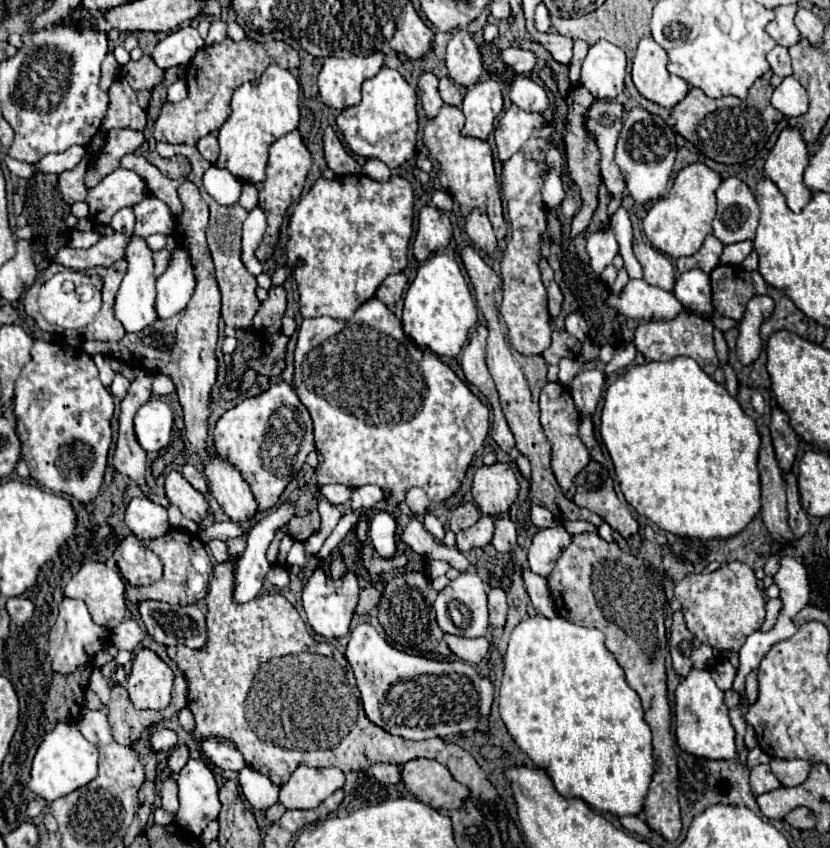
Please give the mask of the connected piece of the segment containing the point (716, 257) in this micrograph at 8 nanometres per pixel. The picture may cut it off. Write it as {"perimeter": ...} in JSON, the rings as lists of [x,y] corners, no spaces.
{"perimeter":[[[708,236],[696,254],[678,258],[676,268],[678,268],[678,272],[688,272],[692,268],[700,268],[702,272],[710,274],[720,264],[722,248],[724,248],[724,244],[720,240],[716,240],[714,236]]]}

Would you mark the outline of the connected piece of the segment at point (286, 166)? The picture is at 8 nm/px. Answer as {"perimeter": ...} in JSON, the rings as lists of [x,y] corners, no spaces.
{"perimeter":[[[298,130],[282,136],[280,140],[276,140],[272,146],[270,146],[270,160],[268,160],[268,168],[266,168],[266,180],[264,182],[258,182],[256,188],[258,188],[258,194],[260,194],[260,208],[264,210],[266,218],[268,218],[268,228],[266,228],[266,234],[264,234],[264,240],[260,242],[258,250],[256,250],[256,258],[260,262],[272,258],[278,242],[280,242],[280,228],[282,228],[282,220],[288,212],[288,208],[300,200],[300,194],[304,190],[304,182],[306,182],[306,176],[310,172],[310,166],[312,166],[312,154],[308,152],[308,148],[304,146],[302,142],[302,136]]]}

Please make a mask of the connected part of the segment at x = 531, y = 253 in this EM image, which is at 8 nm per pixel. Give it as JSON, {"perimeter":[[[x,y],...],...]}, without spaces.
{"perimeter":[[[522,152],[514,154],[502,168],[502,192],[508,200],[510,228],[512,238],[504,250],[502,258],[502,282],[504,282],[504,302],[500,306],[500,314],[506,320],[510,344],[524,356],[542,354],[552,338],[552,328],[548,324],[548,306],[546,306],[546,288],[540,280],[538,260],[540,260],[540,240],[546,230],[546,208],[540,198],[540,176],[546,164],[536,164],[526,160]]]}

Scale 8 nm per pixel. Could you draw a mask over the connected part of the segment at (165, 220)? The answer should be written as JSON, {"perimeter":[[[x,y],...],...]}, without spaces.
{"perimeter":[[[154,196],[142,200],[134,206],[136,214],[136,228],[134,236],[148,238],[150,234],[172,234],[174,232],[174,216],[170,214],[168,206]]]}

